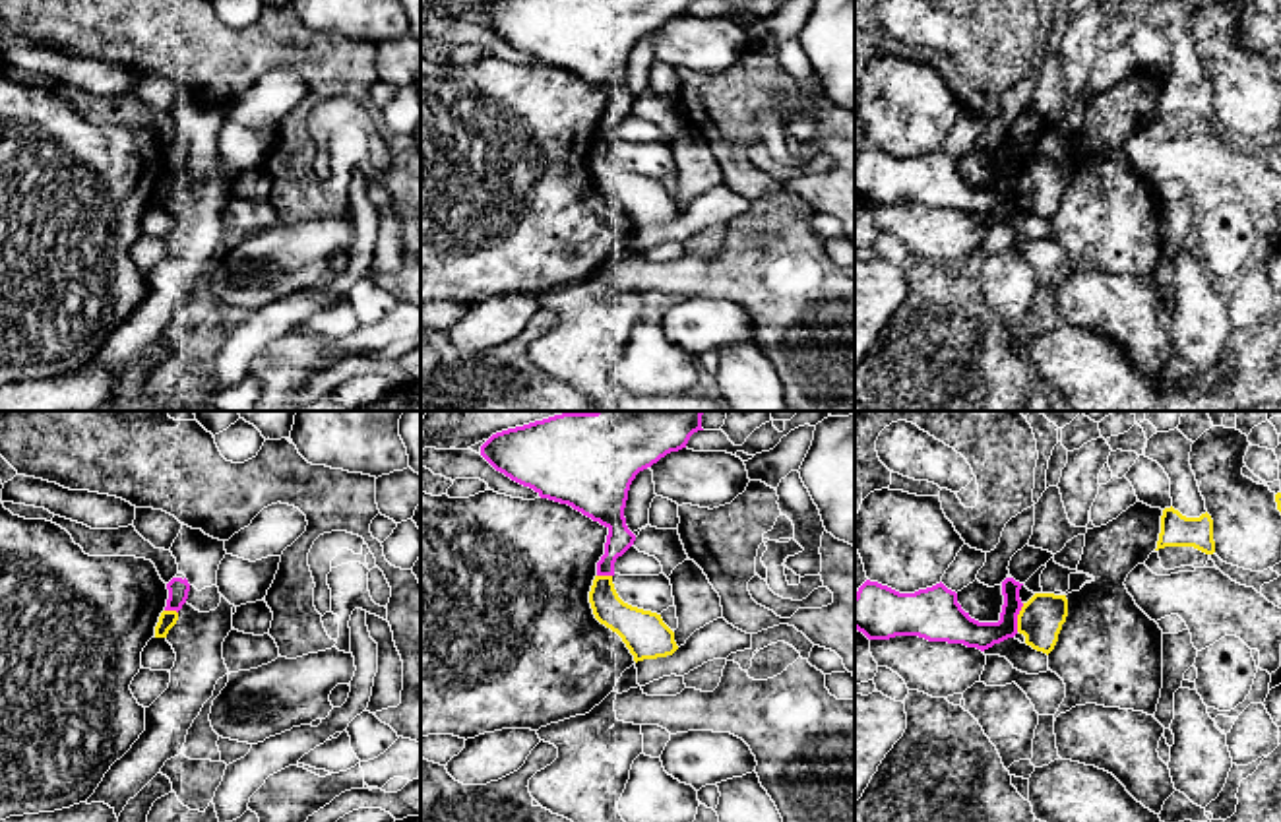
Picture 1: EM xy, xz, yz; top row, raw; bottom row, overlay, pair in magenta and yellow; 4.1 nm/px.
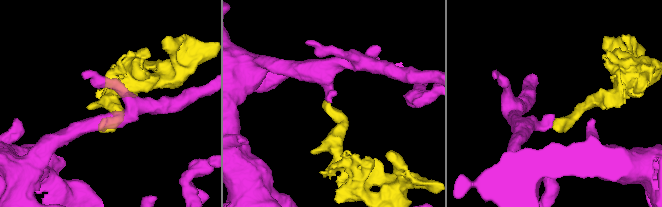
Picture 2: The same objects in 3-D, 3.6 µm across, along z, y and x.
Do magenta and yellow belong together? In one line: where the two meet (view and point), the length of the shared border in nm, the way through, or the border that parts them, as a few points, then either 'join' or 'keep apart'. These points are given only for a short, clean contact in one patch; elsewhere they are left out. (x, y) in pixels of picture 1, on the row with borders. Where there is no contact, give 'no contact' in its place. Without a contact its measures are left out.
meets magenta in yz at (1016, 617); contact 120 nm long; keep apart

